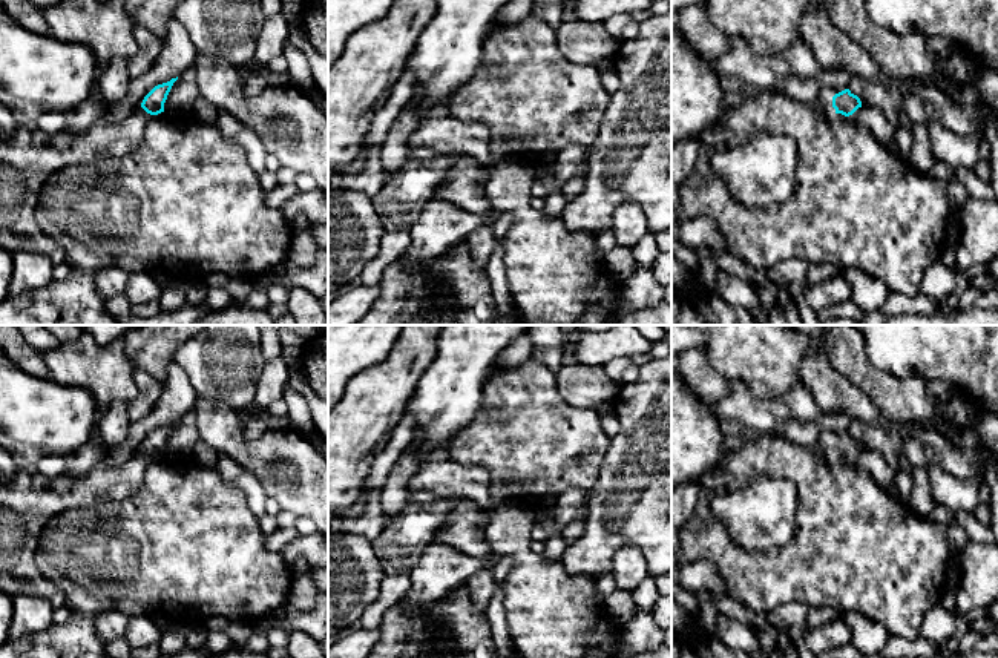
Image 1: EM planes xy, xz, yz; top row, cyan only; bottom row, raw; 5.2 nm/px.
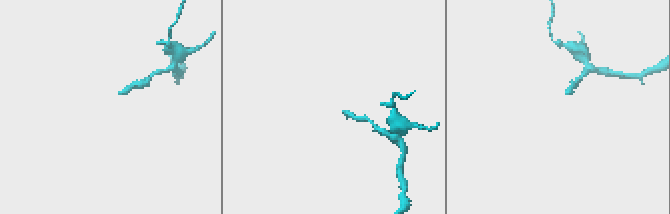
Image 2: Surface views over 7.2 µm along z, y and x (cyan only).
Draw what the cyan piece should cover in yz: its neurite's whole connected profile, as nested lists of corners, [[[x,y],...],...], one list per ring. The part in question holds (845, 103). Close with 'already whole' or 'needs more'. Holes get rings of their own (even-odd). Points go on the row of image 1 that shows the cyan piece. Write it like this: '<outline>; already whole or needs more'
[[[845,89],[832,97],[832,107],[835,109],[834,112],[829,109],[825,114],[828,120],[831,120],[834,115],[839,115],[842,120],[846,120],[858,107],[862,107],[862,101],[849,89]]]; needs more

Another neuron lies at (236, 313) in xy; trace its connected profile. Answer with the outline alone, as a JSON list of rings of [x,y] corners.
[[[233,301],[222,310],[204,314],[193,325],[274,325],[274,319],[267,310],[250,308]]]

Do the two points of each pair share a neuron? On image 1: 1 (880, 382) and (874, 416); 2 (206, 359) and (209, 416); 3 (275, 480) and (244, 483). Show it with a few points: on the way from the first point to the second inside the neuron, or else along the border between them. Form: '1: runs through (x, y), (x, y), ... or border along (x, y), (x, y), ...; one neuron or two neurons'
1: border along (851, 382), (892, 422); two neurons
2: border along (198, 396), (219, 401), (238, 411); two neurons
3: border along (232, 459), (256, 479), (269, 497); two neurons

